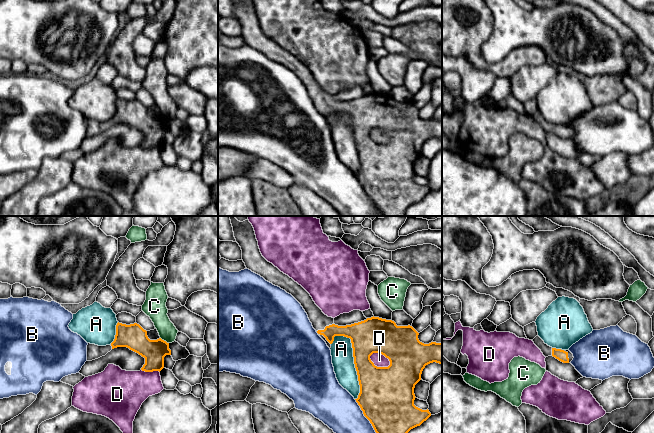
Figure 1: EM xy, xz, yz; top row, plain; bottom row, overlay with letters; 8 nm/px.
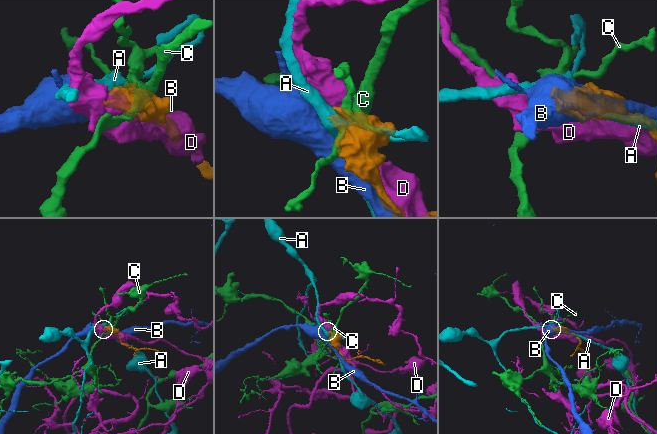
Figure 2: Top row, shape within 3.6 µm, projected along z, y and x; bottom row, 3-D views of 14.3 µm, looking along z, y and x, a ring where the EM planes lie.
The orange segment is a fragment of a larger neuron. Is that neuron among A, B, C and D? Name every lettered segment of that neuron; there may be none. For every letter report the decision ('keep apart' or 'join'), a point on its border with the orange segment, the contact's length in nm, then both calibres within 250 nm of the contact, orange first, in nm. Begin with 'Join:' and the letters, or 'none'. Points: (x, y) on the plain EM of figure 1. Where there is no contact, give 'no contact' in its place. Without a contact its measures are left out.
Join: none
A: keep apart | xz (354, 138) | 550 nm | 280/180 nm
B: keep apart | xz (367, 194) | 400 nm | 440/320 nm
C: keep apart | xy (163, 116) | 90 nm | 200/160 nm
D: keep apart | xz (378, 143) | 190 nm | 440/110 nm

